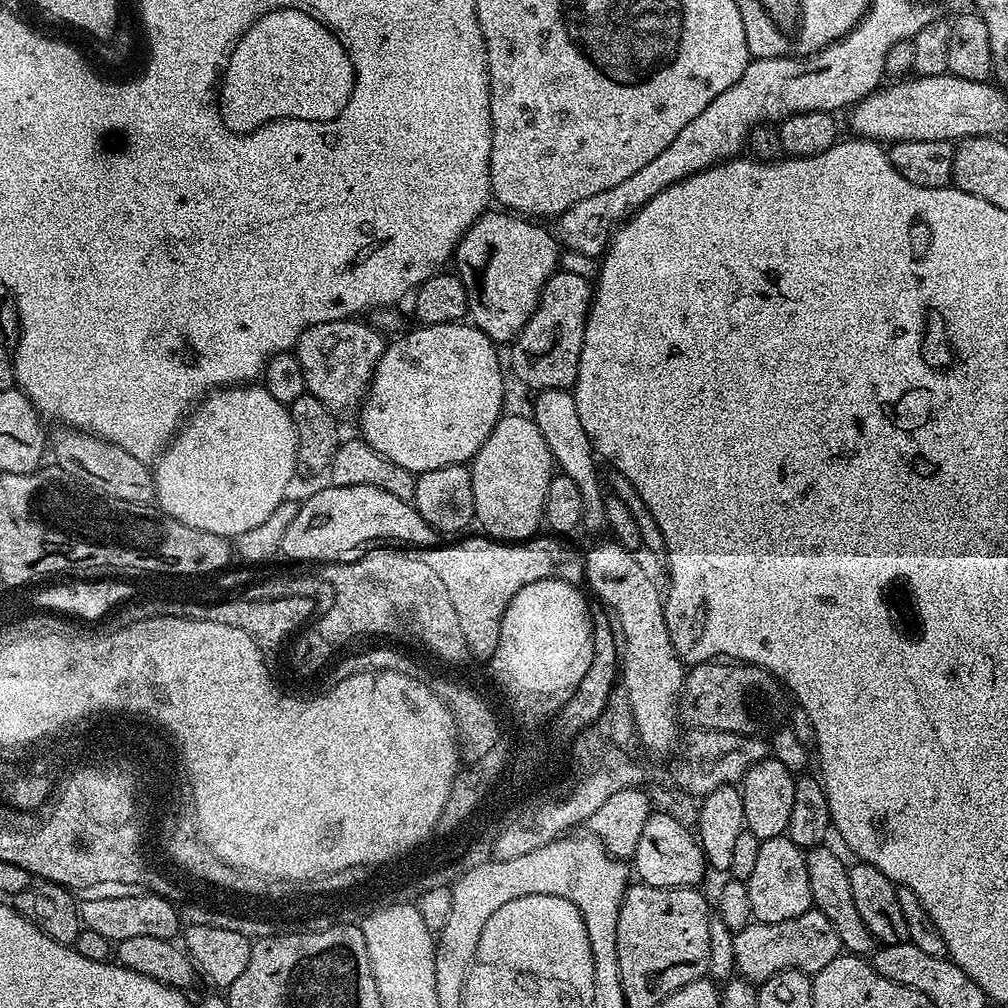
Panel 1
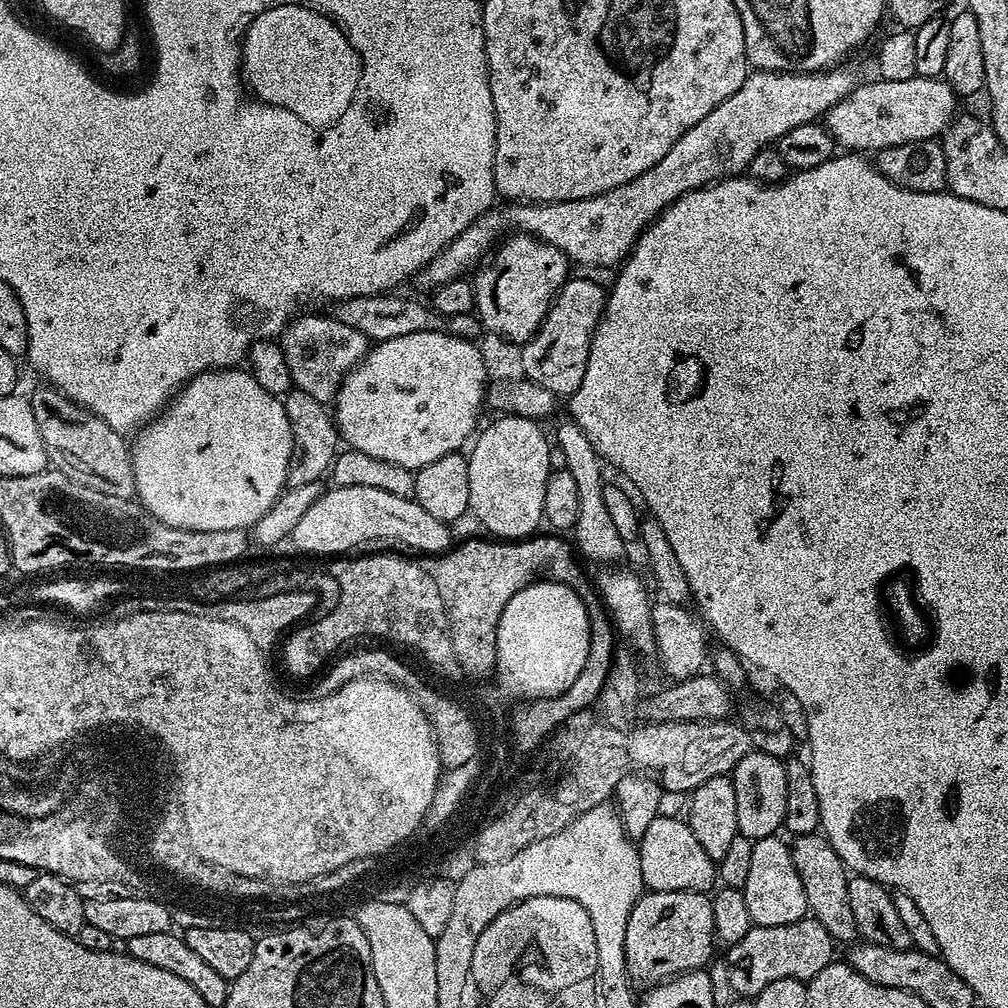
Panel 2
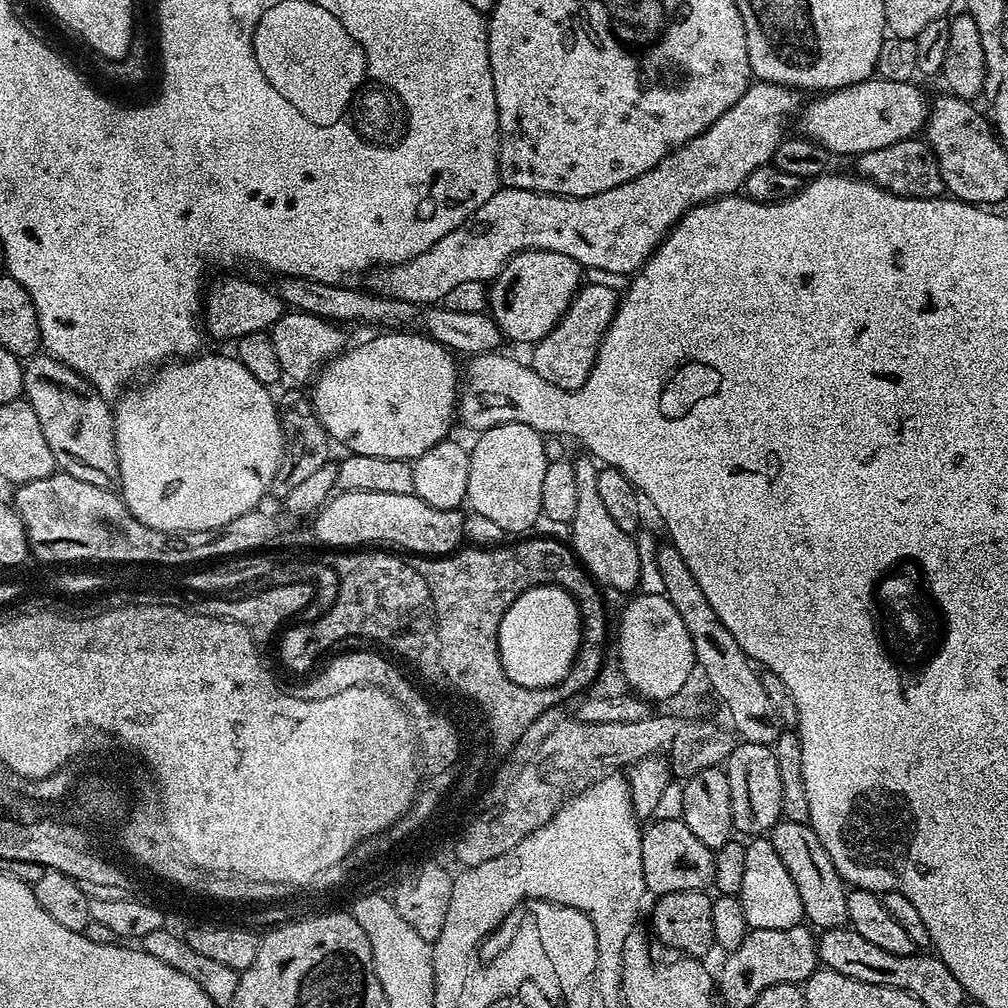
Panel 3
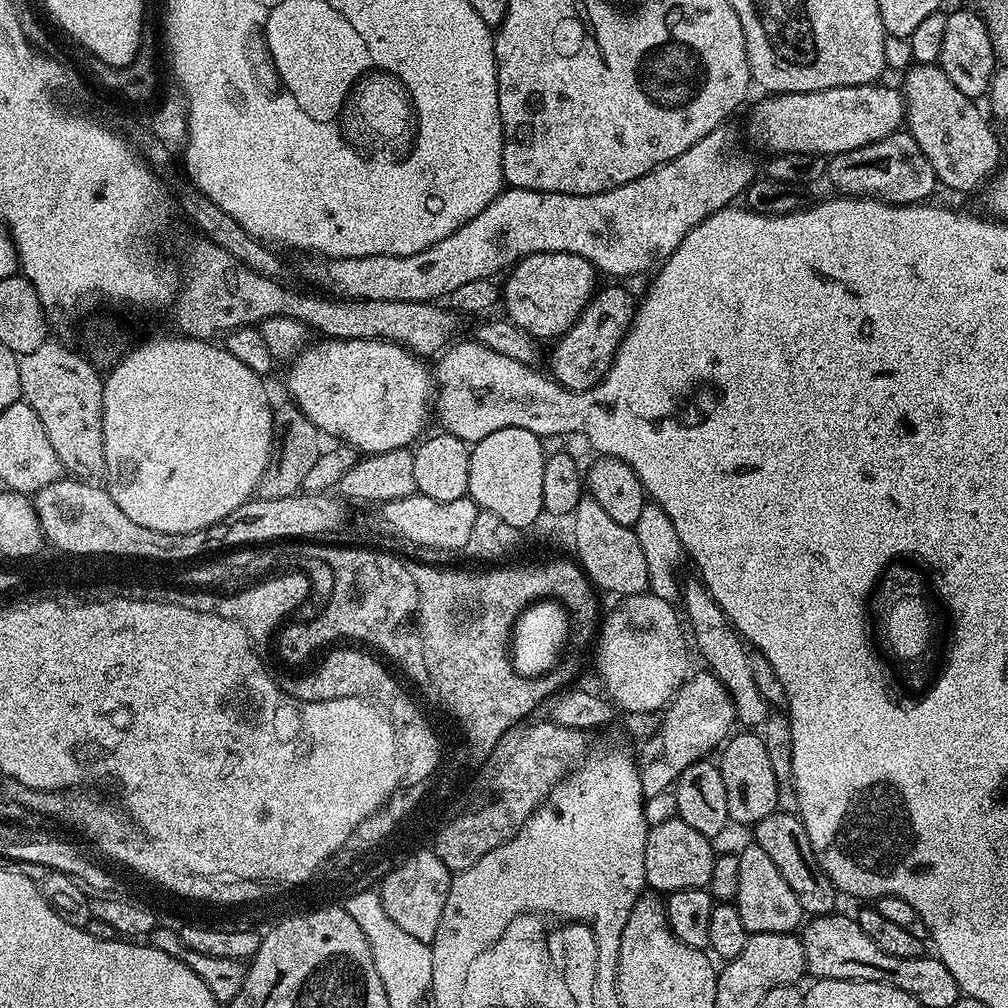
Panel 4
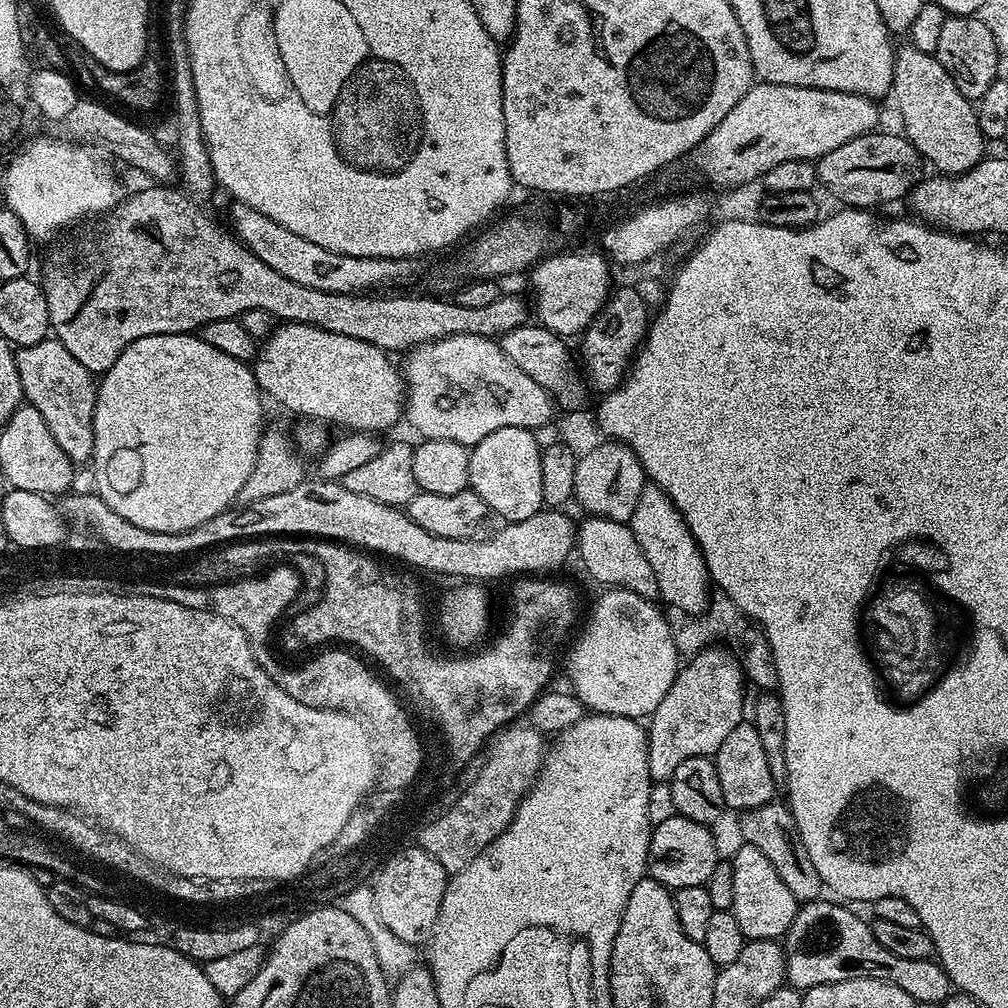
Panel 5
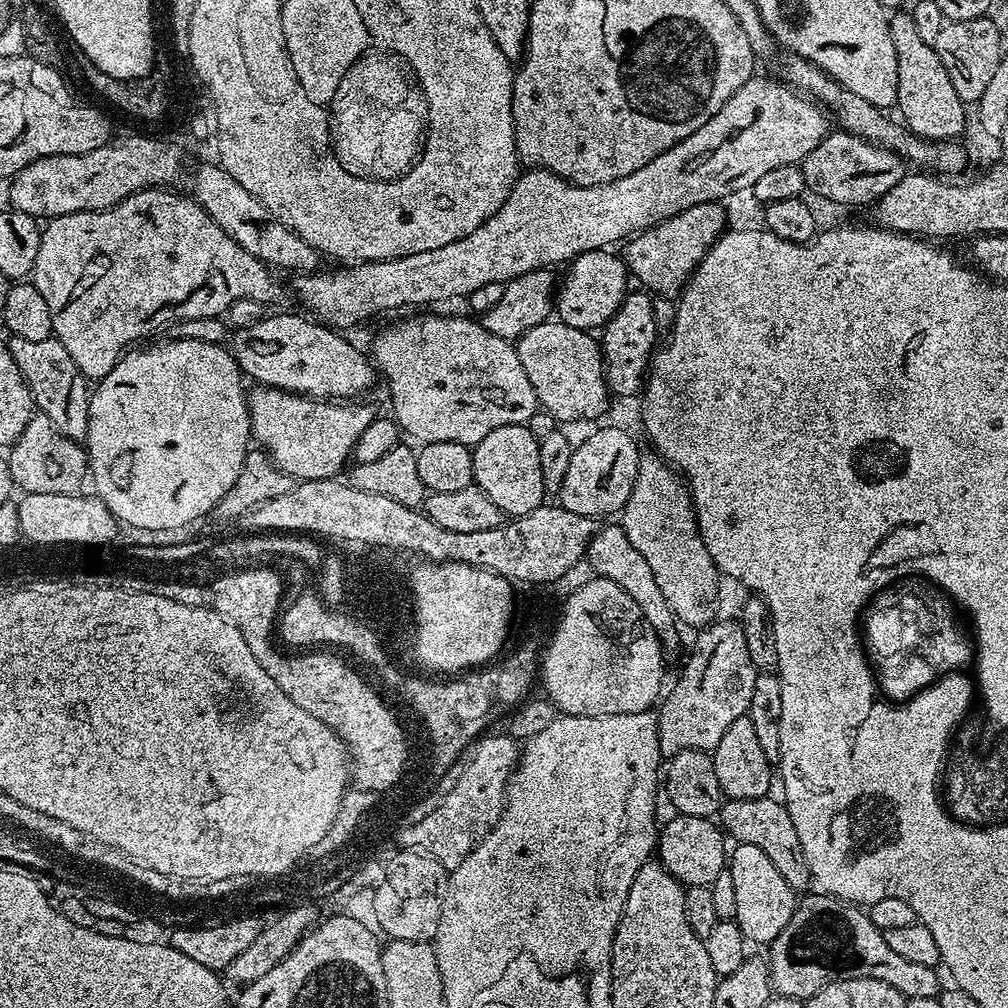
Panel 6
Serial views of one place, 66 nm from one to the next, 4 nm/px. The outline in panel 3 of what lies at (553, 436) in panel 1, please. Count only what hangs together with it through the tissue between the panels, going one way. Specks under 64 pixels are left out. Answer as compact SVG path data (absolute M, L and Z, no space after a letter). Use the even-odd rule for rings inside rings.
M584 454L574 463L574 475L578 486L578 503L570 525L572 540L570 547L576 553L577 560L605 589L617 588L620 592L631 593L640 582L640 555L633 533L622 530L610 518L601 496L598 494L598 474L600 468L591 455Z

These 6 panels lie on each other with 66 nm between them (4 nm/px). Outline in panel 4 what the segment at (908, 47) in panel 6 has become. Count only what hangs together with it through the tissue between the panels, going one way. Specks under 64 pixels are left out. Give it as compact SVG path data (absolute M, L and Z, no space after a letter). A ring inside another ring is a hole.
M913 63L911 67L902 83L907 132L914 142L918 142L922 154L930 158L930 166L934 166L936 179L943 187L945 184L956 192L983 189L996 175L1002 161L1000 144L991 126L984 121L976 105L979 103L973 97L962 94L962 90L958 90L958 86L946 78L939 63Z

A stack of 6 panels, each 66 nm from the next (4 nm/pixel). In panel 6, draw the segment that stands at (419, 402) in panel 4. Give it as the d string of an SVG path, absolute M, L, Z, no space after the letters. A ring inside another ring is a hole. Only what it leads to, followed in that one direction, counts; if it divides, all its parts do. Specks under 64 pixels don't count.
M280 312L277 316L265 315L264 319L245 328L237 328L230 336L230 351L240 367L241 373L249 381L265 388L281 388L284 392L296 392L299 396L310 396L321 400L344 402L356 398L372 384L374 364L367 355L364 356L347 340L347 335L327 324L317 322L307 315L295 316L292 312Z

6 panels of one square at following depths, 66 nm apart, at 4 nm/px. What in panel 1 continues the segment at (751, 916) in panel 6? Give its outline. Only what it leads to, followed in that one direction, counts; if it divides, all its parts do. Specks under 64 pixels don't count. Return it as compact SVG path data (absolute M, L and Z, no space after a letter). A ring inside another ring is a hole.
M787 834L761 840L758 846L758 859L754 861L754 871L747 880L750 890L750 910L753 921L786 922L789 918L798 918L813 907L808 877L808 861L805 853Z

